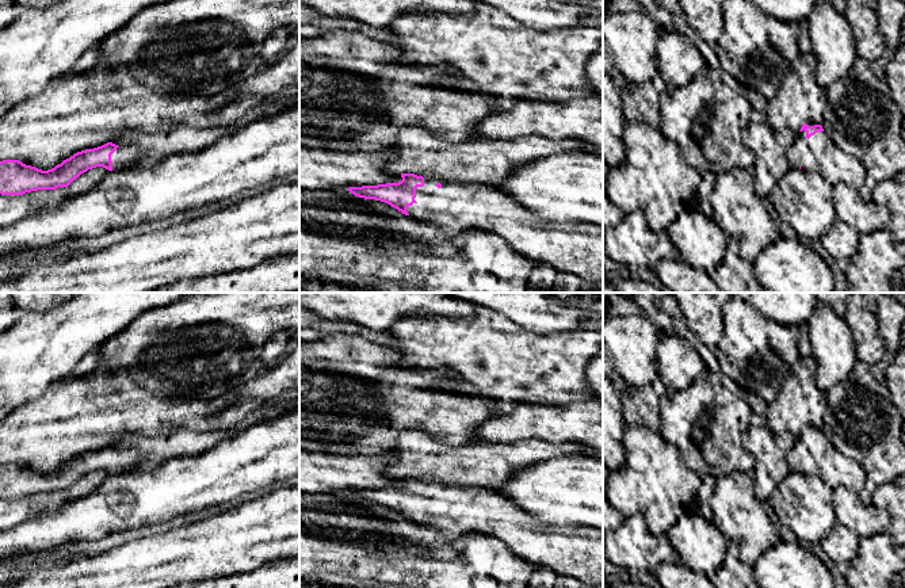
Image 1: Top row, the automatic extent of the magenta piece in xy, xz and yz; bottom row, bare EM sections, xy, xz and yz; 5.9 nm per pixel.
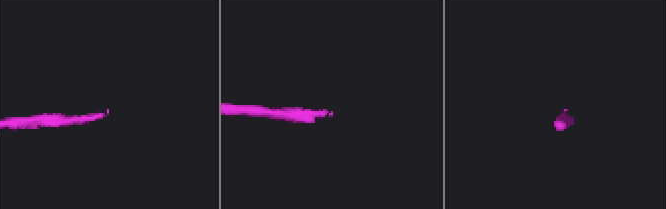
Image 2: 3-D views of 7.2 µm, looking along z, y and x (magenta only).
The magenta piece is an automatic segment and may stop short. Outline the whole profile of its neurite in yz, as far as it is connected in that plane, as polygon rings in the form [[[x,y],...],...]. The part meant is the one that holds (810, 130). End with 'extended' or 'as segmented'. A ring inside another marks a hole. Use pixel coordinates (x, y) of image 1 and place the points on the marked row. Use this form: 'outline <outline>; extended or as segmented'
outline [[[803,123],[786,157],[790,168],[816,171],[832,184],[845,183],[856,190],[864,186],[862,163],[840,149],[821,125]]]; extended

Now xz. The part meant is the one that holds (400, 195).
outline [[[401,173],[398,183],[348,187],[355,196],[390,205],[417,221],[443,228],[448,234],[484,229],[503,237],[515,251],[558,272],[578,276],[584,283],[603,283],[603,228],[591,224],[546,222],[512,196],[486,184],[444,182],[436,176]]]; extended

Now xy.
outline [[[107,142],[93,149],[75,153],[51,169],[42,171],[19,160],[0,161],[0,194],[23,195],[38,190],[68,187],[88,169],[103,167],[108,171],[126,169],[141,153],[133,146],[118,146]]]; extended

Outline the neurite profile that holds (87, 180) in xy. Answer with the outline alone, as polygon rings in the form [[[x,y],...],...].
[[[96,167],[81,173],[68,187],[38,190],[23,195],[0,194],[0,229],[15,225],[18,221],[24,219],[42,209],[51,209],[72,196],[87,192],[108,172],[110,171],[103,167]]]

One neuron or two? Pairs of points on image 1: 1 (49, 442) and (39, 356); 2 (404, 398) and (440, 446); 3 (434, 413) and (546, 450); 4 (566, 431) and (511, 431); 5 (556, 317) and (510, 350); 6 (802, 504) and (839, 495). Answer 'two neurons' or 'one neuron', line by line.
1: two neurons
2: two neurons
3: two neurons
4: one neuron
5: two neurons
6: two neurons

